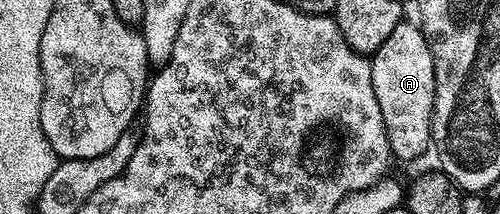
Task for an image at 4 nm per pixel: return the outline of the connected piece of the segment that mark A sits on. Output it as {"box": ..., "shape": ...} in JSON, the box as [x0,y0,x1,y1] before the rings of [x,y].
{"box":[371,21,436,159],"shape":[[[402,21],[382,41],[382,45],[371,56],[374,97],[378,97],[378,109],[386,121],[386,135],[392,154],[399,159],[416,159],[429,154],[432,147],[432,114],[436,96],[436,74],[434,57],[424,32],[415,22]]]}

